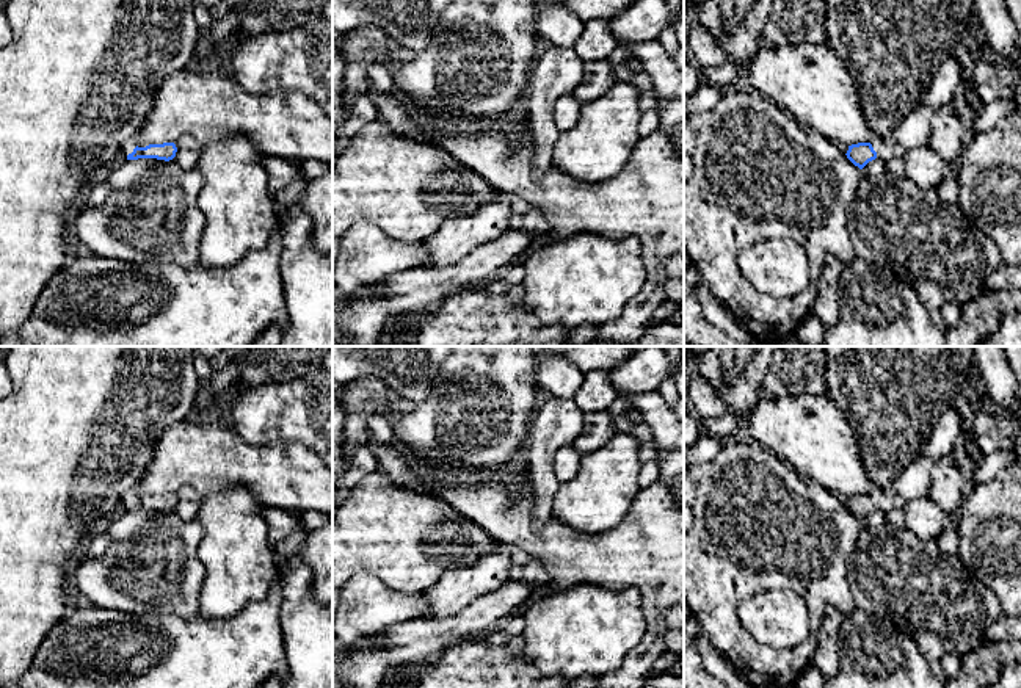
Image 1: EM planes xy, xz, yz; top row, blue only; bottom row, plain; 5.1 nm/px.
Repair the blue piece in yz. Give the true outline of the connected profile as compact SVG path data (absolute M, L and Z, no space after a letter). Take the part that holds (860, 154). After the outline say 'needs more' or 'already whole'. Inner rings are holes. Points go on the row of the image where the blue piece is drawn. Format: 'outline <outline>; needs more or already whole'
outline M917 105L911 110L892 132L874 136L869 143L848 146L847 158L863 169L869 161L880 158L889 161L903 158L911 149L919 149L928 144L932 135L932 119L936 108Z; needs more

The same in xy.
outline M132 136L124 143L122 150L127 160L157 158L169 161L176 157L177 147L174 143L147 144Z; needs more

